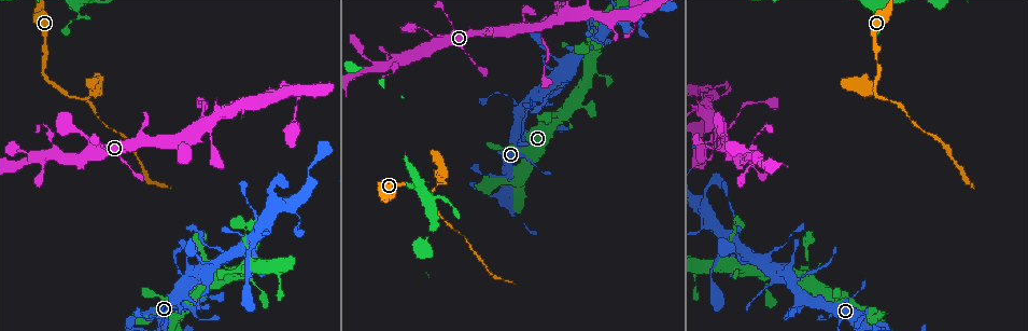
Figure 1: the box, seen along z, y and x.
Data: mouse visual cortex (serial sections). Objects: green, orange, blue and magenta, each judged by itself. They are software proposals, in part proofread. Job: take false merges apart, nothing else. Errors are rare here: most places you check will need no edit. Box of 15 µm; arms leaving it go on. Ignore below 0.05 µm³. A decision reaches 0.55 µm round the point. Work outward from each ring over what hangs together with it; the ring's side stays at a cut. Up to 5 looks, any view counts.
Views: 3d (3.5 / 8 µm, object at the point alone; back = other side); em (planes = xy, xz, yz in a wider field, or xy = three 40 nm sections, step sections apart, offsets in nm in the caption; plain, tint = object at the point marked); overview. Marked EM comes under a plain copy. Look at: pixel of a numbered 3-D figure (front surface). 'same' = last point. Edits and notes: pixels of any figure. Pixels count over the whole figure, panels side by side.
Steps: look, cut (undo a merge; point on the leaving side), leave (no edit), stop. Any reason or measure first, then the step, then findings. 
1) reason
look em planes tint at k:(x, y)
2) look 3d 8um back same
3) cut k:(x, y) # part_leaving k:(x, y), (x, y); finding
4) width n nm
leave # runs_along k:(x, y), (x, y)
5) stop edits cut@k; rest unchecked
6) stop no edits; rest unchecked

narrows sharply
look 3d 3.5um at 1:(602, 42)

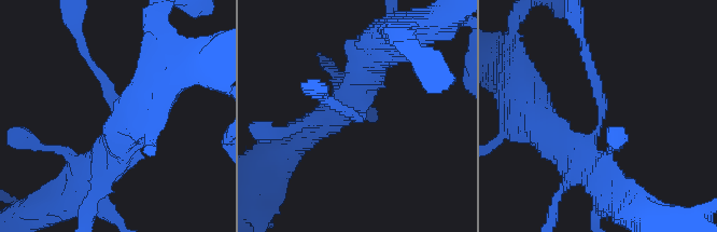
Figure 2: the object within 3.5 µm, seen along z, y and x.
arm_widths 150, 500 nm; shape alone is not enough
look em planes tint at 2:(359, 115)

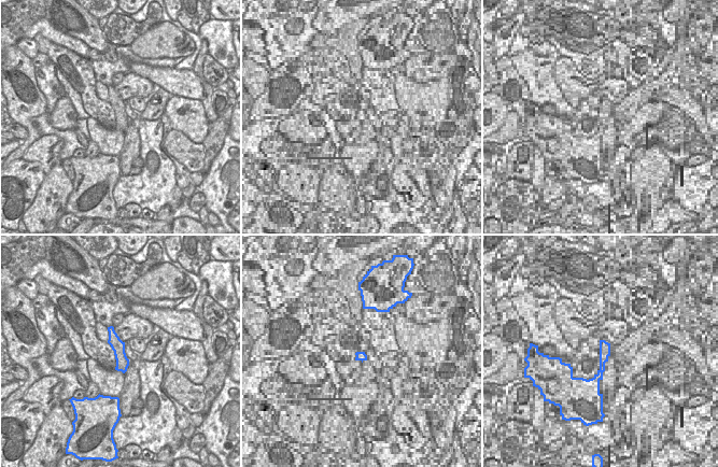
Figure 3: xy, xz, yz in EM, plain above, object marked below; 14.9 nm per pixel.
leave # runs_along 3:(111, 329), (124, 368); one cell here

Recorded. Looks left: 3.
narrows sharply
look 3d 3.5um at 1:(705, 161)

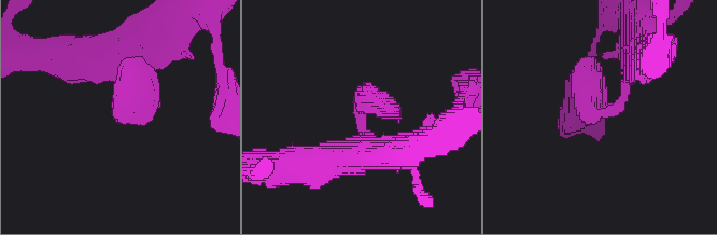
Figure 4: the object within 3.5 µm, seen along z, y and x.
need the tissue
look em planes tint at 4:(363, 124)

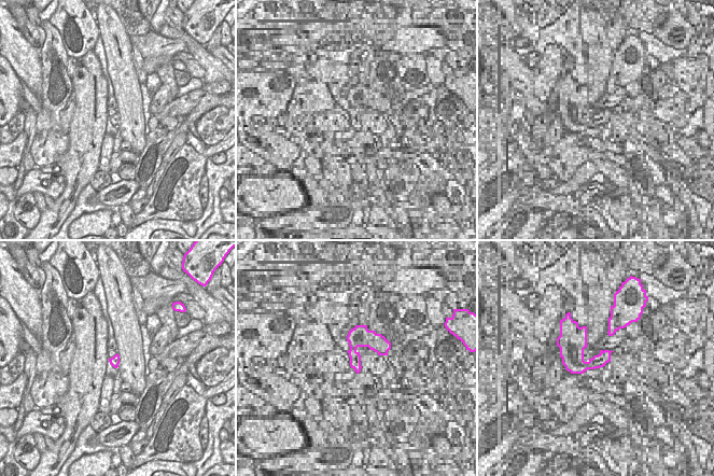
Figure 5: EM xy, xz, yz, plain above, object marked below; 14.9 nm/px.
width 140 nm
leave # runs_along 4:(643, 50), (610, 112), (588, 109), (593, 69); all the same cell

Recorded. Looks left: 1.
stop no edits; rest unchecked

